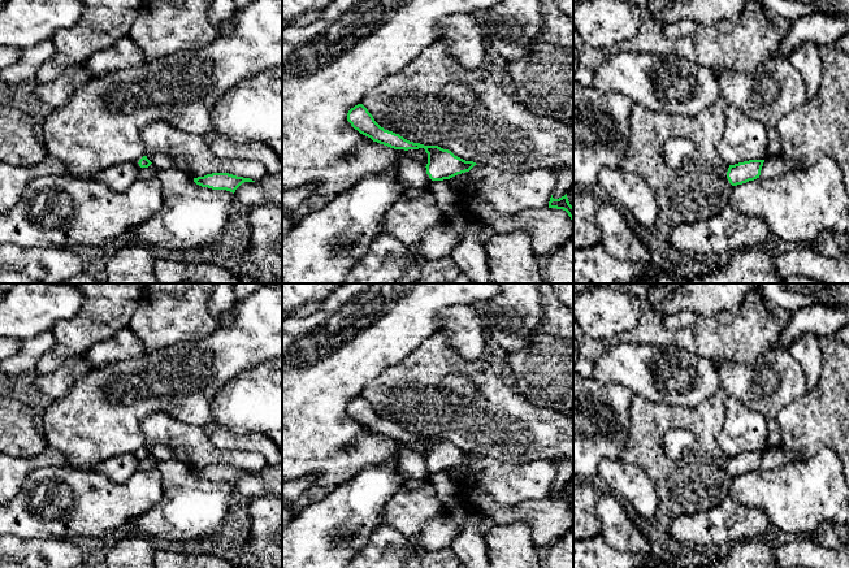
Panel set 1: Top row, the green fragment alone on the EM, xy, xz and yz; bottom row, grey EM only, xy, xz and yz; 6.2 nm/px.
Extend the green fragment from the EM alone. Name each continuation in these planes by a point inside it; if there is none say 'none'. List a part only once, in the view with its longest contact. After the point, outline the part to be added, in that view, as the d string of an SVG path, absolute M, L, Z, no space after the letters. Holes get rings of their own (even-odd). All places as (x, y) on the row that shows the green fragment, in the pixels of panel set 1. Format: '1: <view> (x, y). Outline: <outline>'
none

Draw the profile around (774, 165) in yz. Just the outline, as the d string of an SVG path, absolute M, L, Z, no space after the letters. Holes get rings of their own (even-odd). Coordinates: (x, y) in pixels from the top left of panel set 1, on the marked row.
M781 153L776 156L768 156L764 159L759 177L763 179L771 179L779 174L788 172L789 166L789 161Z

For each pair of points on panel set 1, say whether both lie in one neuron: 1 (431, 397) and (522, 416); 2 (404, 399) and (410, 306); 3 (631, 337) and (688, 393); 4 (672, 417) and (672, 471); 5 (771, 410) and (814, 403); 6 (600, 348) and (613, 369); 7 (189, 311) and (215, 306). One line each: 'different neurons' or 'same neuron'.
1: same neuron
2: different neurons
3: different neurons
4: same neuron
5: different neurons
6: different neurons
7: different neurons

